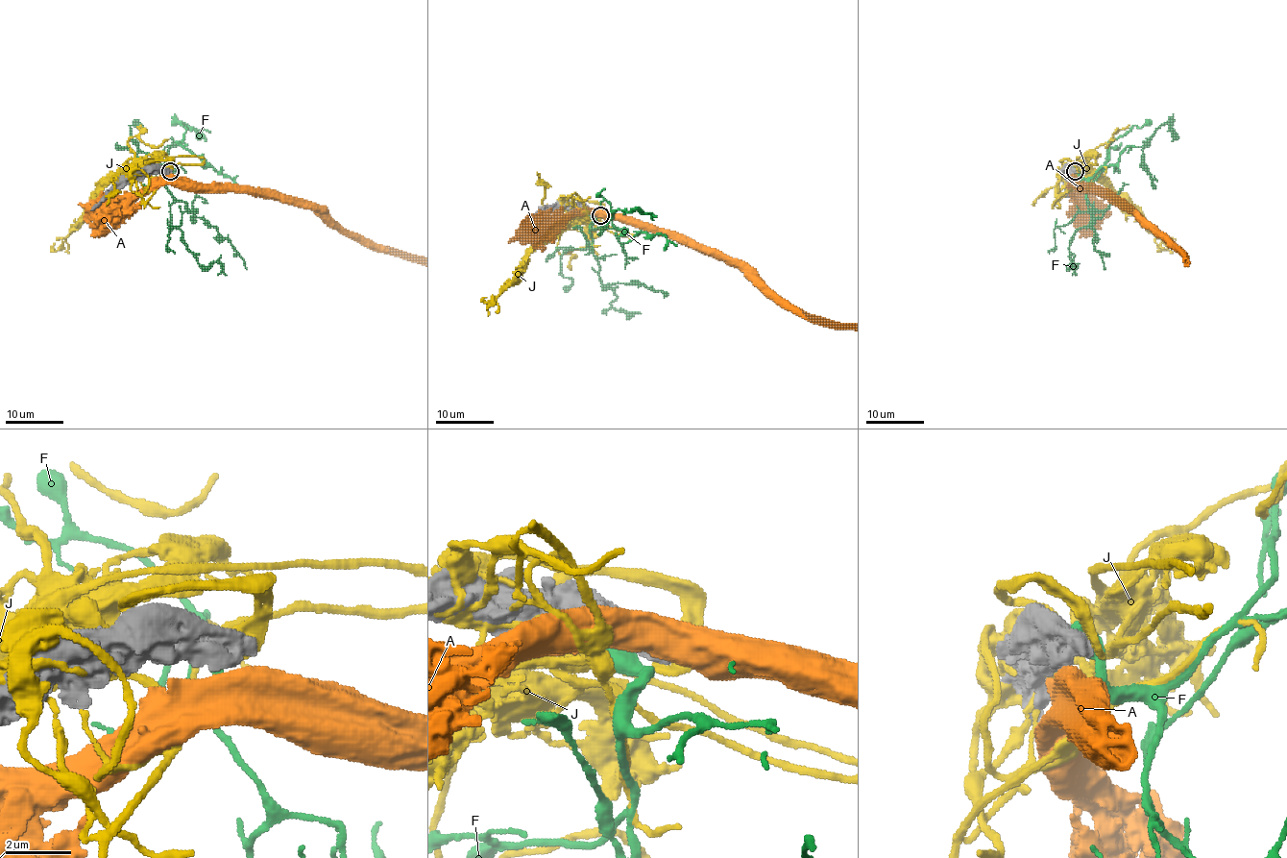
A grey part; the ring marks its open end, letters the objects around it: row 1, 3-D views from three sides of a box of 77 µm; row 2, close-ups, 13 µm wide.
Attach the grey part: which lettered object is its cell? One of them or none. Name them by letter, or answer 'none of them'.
none of them

